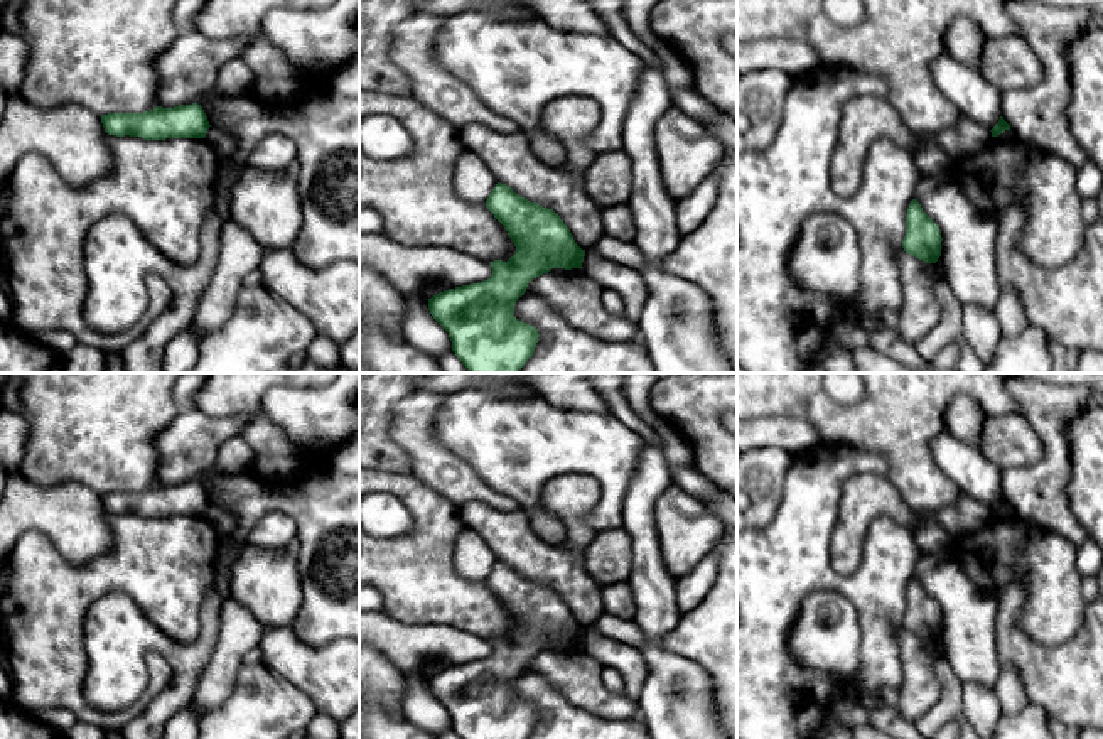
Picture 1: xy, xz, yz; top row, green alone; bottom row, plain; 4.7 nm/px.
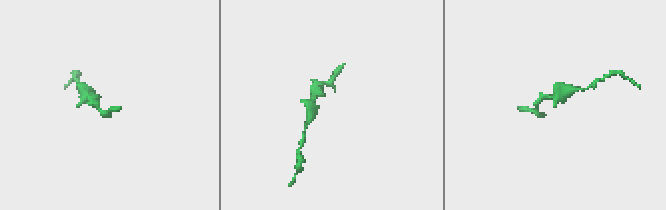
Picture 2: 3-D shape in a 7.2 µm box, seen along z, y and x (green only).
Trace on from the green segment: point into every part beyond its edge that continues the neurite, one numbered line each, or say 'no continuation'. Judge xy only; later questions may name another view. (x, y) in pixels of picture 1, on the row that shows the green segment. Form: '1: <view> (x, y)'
1: xy (188, 70)

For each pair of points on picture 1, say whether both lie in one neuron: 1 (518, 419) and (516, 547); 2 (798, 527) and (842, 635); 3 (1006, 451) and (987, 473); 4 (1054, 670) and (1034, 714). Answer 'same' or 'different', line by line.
1: different
2: different
3: different
4: different

